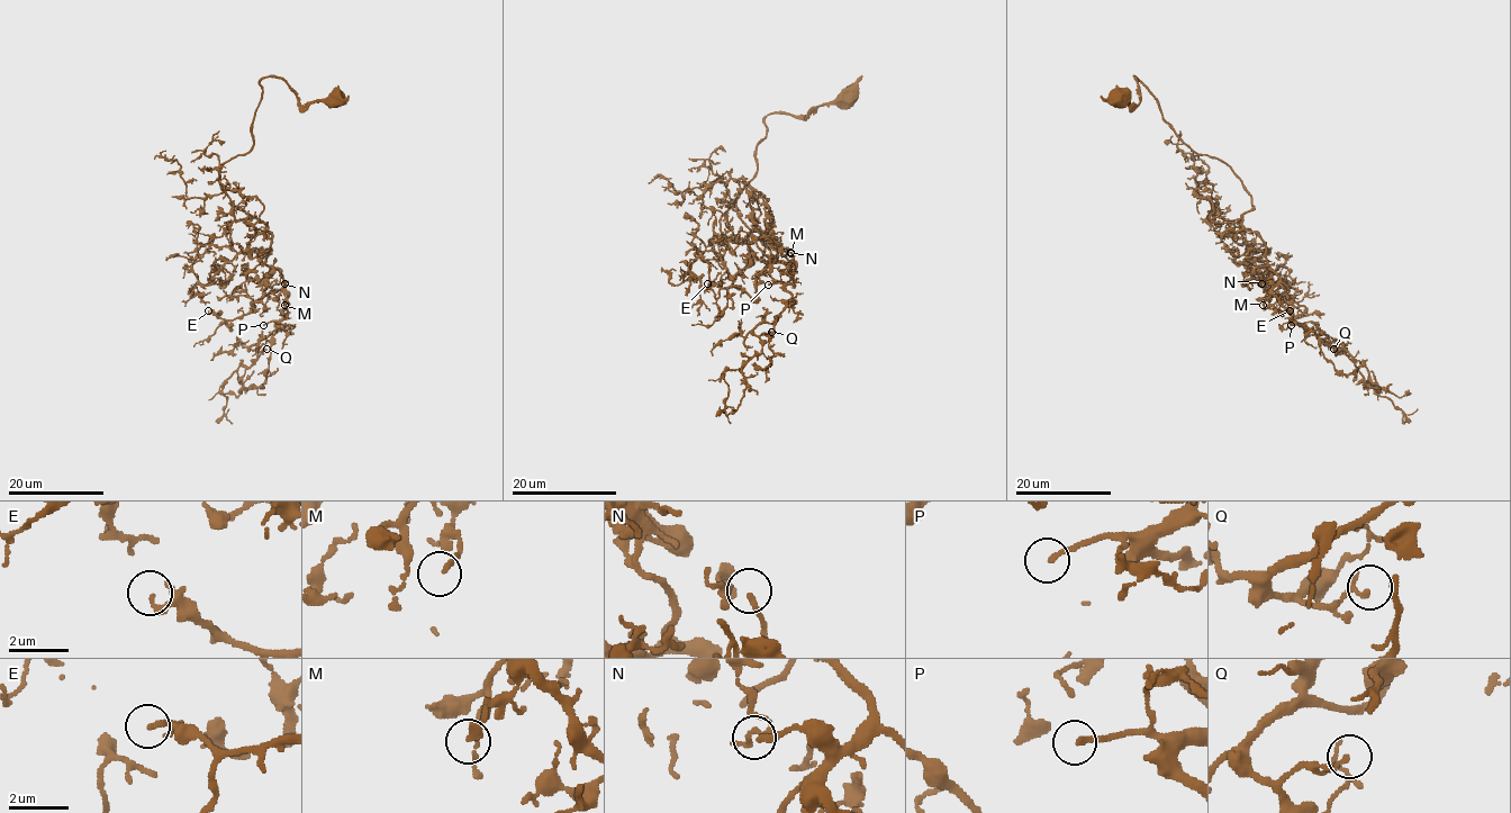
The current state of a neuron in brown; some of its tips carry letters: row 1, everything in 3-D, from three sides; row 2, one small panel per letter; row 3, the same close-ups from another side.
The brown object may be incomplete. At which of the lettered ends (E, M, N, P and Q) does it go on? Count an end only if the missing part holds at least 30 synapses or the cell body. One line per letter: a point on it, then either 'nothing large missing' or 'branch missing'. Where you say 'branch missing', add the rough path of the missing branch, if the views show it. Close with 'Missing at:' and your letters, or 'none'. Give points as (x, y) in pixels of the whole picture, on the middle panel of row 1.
E: at (707, 283); nothing large missing
M: at (790, 253); nothing large missing
N: at (790, 252); nothing large missing
P: at (768, 285); branch missing; missing branch runs (768, 285), (749, 296), (761, 308), (761, 316)
Q: at (771, 332); nothing large missing
Missing at: P

